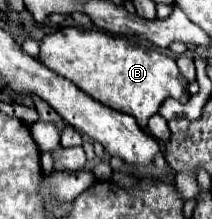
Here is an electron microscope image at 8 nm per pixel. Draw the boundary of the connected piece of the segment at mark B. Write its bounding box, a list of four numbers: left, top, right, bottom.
[41,26,189,128]

